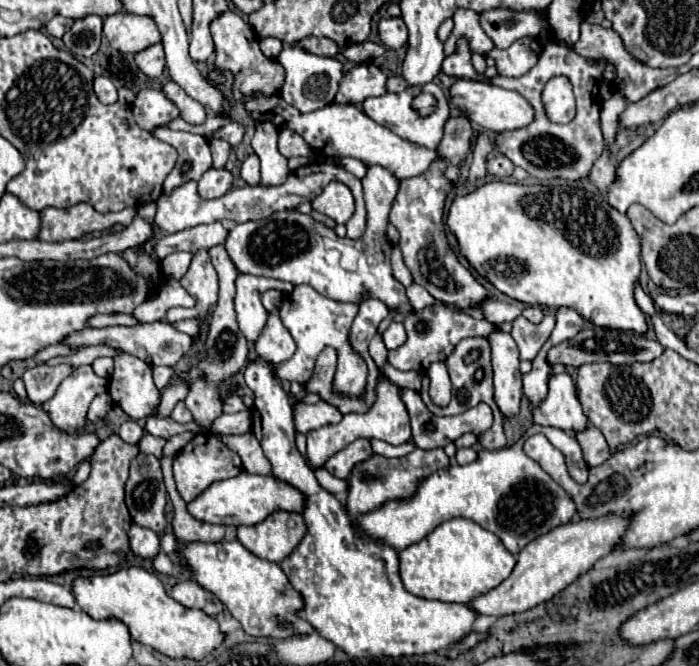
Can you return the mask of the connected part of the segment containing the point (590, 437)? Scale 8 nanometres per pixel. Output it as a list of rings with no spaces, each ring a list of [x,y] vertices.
[[[588,424],[584,430],[576,432],[576,440],[578,440],[582,454],[584,454],[584,460],[590,468],[604,464],[612,456],[608,452],[608,444],[606,444],[602,432],[592,424]]]

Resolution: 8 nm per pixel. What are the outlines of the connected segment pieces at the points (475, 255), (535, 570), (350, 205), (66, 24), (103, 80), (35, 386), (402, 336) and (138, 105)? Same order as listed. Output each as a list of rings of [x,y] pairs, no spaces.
[[[494,180],[494,182],[488,182],[482,188],[474,190],[472,194],[454,198],[454,202],[450,206],[450,212],[448,212],[448,228],[456,234],[462,254],[478,270],[478,274],[488,278],[506,296],[510,296],[514,300],[520,300],[524,304],[530,304],[530,306],[540,304],[540,306],[550,306],[550,308],[560,308],[560,306],[572,308],[584,320],[588,320],[588,322],[592,322],[594,326],[600,326],[600,328],[630,330],[630,332],[636,332],[636,334],[646,334],[648,332],[646,314],[640,310],[640,306],[634,300],[634,284],[640,278],[640,234],[632,228],[626,214],[620,214],[618,210],[614,210],[608,204],[604,194],[600,196],[600,192],[592,194],[592,192],[586,192],[582,188],[572,188],[572,186],[524,186],[524,184],[516,184],[516,182]]]
[[[604,516],[600,520],[578,520],[554,528],[552,532],[538,536],[536,540],[532,540],[532,544],[522,548],[522,552],[516,558],[512,574],[502,584],[498,584],[496,588],[492,588],[482,596],[476,596],[466,606],[470,610],[476,610],[476,614],[498,618],[498,616],[518,614],[534,608],[536,604],[548,602],[552,596],[556,596],[560,590],[572,584],[580,574],[588,572],[596,560],[610,554],[620,544],[624,528],[628,528],[628,520],[624,520],[622,516]]]
[[[330,182],[324,190],[312,200],[314,210],[330,216],[336,224],[346,224],[354,214],[354,196],[350,188],[342,182]]]
[[[54,16],[48,24],[46,24],[46,32],[50,36],[56,36],[56,38],[62,38],[70,28],[72,28],[74,20],[72,18],[66,18],[66,16]]]
[[[108,76],[96,77],[94,92],[102,104],[114,104],[118,101],[118,90]]]
[[[38,364],[34,368],[28,368],[22,376],[24,384],[26,384],[26,392],[28,392],[28,398],[40,406],[44,404],[46,400],[50,400],[60,382],[72,372],[72,366],[68,364],[60,364],[60,366],[44,366],[44,364]]]
[[[392,322],[388,326],[388,330],[382,334],[382,338],[384,338],[386,348],[392,350],[392,348],[398,348],[398,346],[402,346],[406,342],[406,330],[404,330],[404,326],[400,322]]]
[[[144,88],[132,102],[132,114],[140,128],[154,130],[178,116],[176,106],[158,88]]]

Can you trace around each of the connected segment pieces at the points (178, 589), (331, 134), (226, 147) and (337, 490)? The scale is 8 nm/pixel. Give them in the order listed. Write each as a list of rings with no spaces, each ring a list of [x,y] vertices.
[[[194,580],[178,582],[178,584],[172,588],[170,596],[172,596],[176,602],[180,602],[182,606],[186,606],[186,608],[198,608],[198,610],[206,612],[208,616],[216,616],[216,614],[220,614],[220,612],[224,610],[222,602],[220,602],[216,596],[212,596],[208,590],[200,588]]]
[[[256,94],[256,96],[244,96],[242,104],[248,112],[248,116],[254,122],[272,122],[274,126],[286,126],[292,128],[294,132],[298,132],[310,146],[314,152],[320,152],[324,156],[352,156],[362,160],[366,166],[372,164],[380,164],[384,168],[388,168],[396,178],[410,178],[410,176],[418,176],[420,172],[424,172],[424,168],[428,168],[428,164],[436,158],[436,150],[428,150],[428,148],[420,148],[416,144],[408,144],[406,140],[402,140],[400,136],[396,136],[394,132],[388,132],[388,128],[376,124],[374,120],[368,120],[368,116],[364,116],[364,112],[360,112],[360,108],[356,104],[326,104],[314,112],[300,112],[298,108],[290,106],[288,102],[284,102],[282,96],[274,94],[274,96],[264,96],[264,94]]]
[[[210,140],[210,148],[212,148],[214,168],[224,168],[224,164],[230,156],[230,144],[226,140]]]
[[[318,468],[318,470],[316,470],[316,478],[318,478],[318,482],[320,482],[320,486],[322,486],[324,490],[328,490],[330,494],[334,494],[340,502],[344,500],[344,492],[348,490],[348,484],[346,484],[344,480],[332,476],[326,468]]]

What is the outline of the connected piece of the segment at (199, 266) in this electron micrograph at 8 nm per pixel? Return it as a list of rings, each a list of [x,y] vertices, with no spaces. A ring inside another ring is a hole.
[[[206,250],[194,254],[190,268],[180,282],[184,290],[196,300],[196,304],[192,308],[170,308],[166,320],[178,322],[184,318],[196,318],[200,324],[204,324],[210,308],[216,304],[218,298],[218,276],[208,260]]]

